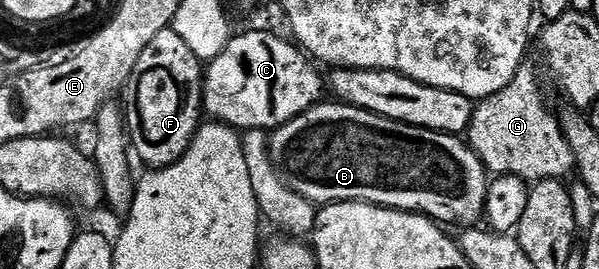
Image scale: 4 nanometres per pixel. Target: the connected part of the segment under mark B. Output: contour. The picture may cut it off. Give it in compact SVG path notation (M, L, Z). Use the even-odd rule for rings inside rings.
M320 100L316 106L301 112L293 120L289 120L285 125L278 126L269 138L269 149L271 152L271 163L275 165L276 170L283 175L284 182L291 187L295 193L300 194L302 198L308 198L316 204L330 204L333 202L369 202L373 206L382 206L388 210L406 210L416 214L425 214L428 218L440 223L448 224L452 222L458 228L471 228L476 225L478 218L484 217L486 208L487 188L489 183L489 171L483 165L483 161L475 155L475 151L462 137L454 134L443 134L441 131L429 131L421 127L413 127L407 123L401 123L397 120L387 119L383 115L374 114L371 111L365 111L360 107L347 105L338 100Z

